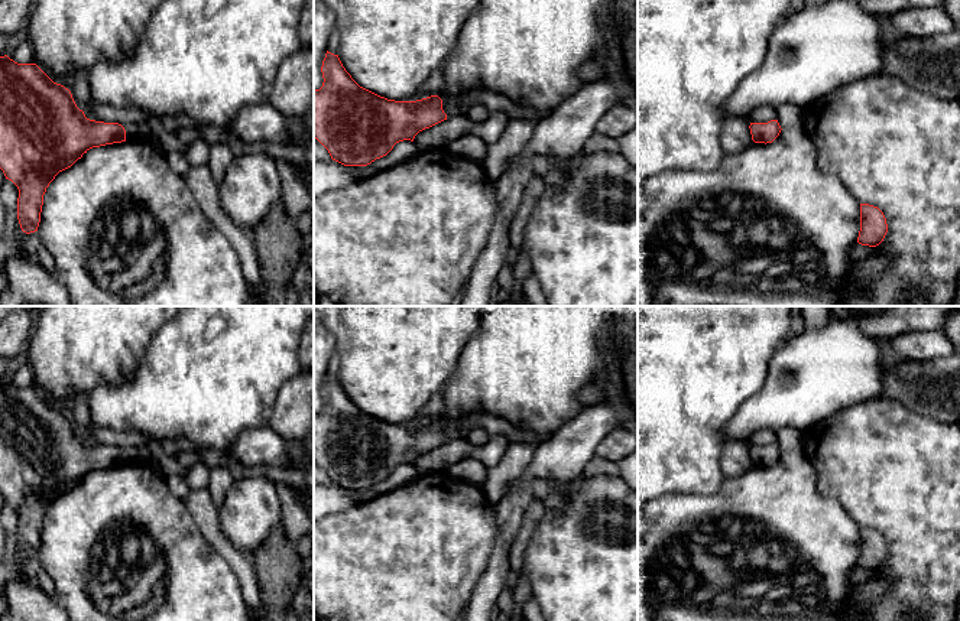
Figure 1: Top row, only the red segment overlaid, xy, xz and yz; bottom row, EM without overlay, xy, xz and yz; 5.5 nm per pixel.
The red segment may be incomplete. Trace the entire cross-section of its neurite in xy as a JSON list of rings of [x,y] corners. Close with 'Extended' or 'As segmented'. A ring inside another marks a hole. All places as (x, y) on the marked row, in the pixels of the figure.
[[[0,56],[0,169],[19,189],[17,220],[23,233],[38,231],[43,195],[55,176],[93,147],[126,142],[119,123],[85,117],[68,88],[53,82],[36,64]]]. As segmented

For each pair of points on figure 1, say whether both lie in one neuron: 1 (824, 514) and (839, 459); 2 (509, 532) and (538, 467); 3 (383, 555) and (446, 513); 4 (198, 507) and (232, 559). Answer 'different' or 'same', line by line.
1: different
2: same
3: same
4: same

